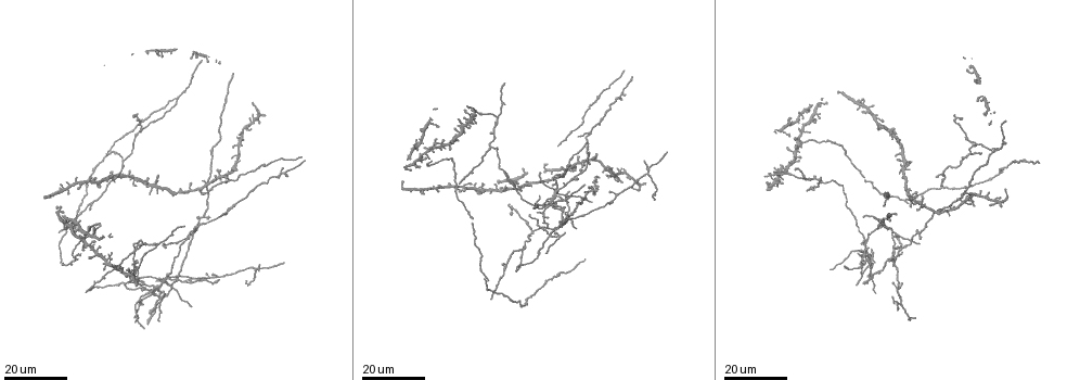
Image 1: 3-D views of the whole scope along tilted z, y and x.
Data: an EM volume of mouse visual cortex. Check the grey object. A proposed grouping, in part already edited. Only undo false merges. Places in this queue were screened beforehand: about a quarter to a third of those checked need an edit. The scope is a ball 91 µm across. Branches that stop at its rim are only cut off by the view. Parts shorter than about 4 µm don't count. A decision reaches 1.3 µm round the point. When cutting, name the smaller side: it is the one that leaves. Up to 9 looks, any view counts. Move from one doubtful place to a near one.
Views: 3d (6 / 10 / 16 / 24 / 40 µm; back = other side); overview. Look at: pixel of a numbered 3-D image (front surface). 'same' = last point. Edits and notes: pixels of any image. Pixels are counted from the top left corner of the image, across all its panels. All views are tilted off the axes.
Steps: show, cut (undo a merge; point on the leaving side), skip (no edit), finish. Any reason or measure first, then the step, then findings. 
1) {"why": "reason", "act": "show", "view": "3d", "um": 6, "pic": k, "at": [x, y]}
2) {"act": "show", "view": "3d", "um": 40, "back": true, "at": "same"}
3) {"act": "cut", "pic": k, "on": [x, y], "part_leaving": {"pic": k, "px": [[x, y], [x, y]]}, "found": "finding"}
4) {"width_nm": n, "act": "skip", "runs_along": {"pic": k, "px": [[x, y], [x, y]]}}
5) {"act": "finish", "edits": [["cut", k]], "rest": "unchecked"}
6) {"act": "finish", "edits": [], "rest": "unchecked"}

{"act": "show", "view": "3d", "um": 24, "pic": 1, "at": [496, 118]}

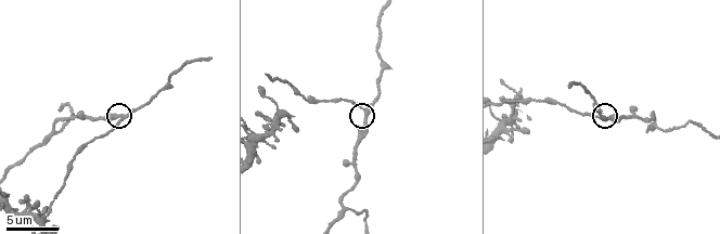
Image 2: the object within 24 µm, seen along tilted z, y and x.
{"act": "show", "view": "3d", "um": 6, "pic": 2, "at": [369, 109]}

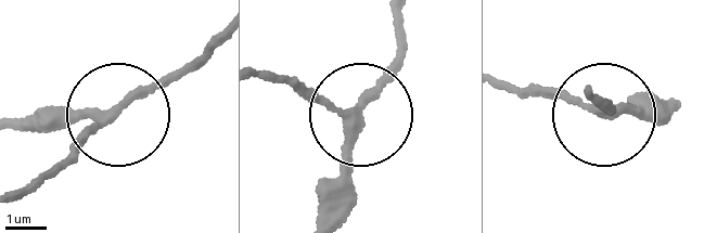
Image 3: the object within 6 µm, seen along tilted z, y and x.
{"act": "show", "view": "3d", "um": 6, "back": true, "pic": 3, "at": [354, 114]}

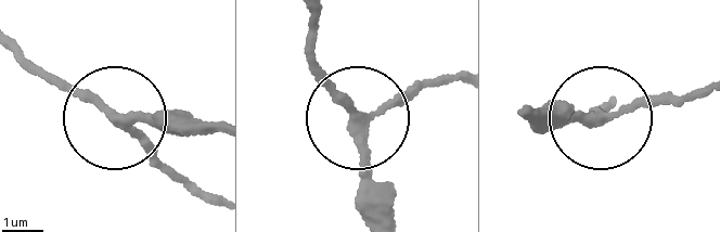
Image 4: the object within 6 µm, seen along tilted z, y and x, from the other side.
{"arms": 3, "act": "skip", "runs_along": {"pic": 4, "px": [[207, 197], [161, 172], [79, 92], [20, 62]]}, "found": "one cell here"}

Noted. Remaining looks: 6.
{"why": "calibre changes", "act": "show", "view": "3d", "um": 10, "pic": 2, "at": [690, 120]}

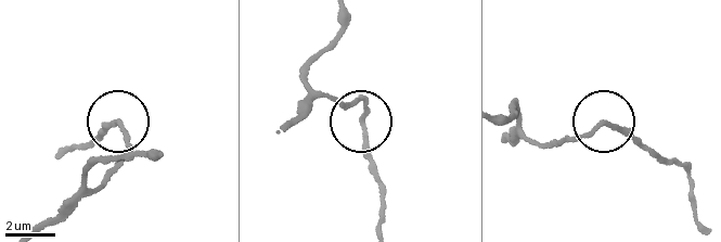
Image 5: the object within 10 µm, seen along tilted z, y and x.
{"act": "skip", "runs_along": {"pic": 5, "px": [[161, 152], [97, 188], [127, 144], [94, 143]]}, "found": "continuous, no second cell"}

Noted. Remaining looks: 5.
{"act": "show", "view": "3d", "um": 16, "pic": 1, "at": [901, 302]}

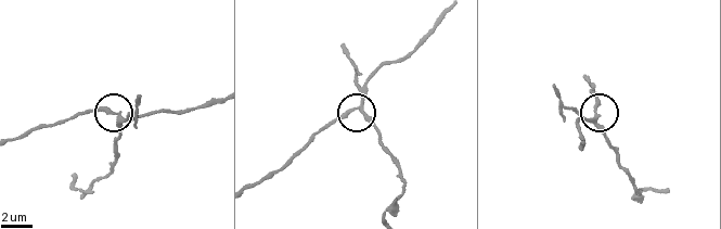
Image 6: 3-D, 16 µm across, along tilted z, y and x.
{"act": "show", "view": "3d", "um": 10, "pic": 6, "at": [123, 118]}

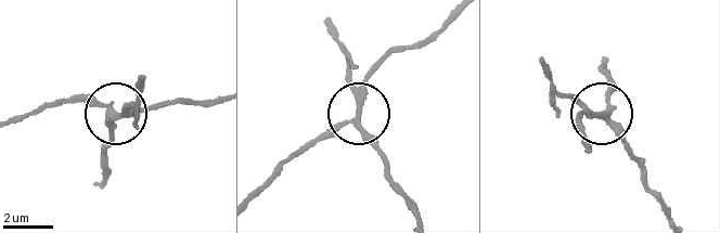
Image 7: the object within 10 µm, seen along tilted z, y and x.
{"side_arm_um": 11, "act": "cut", "pic": 7, "on": [371, 139], "part_leaving": {"pic": 7, "px": [[360, 109], [418, 217]]}, "found": "two cells meet here"}

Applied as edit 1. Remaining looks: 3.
{"why": "branch point", "act": "show", "view": "3d", "um": 16, "pic": 1, "at": [122, 163]}

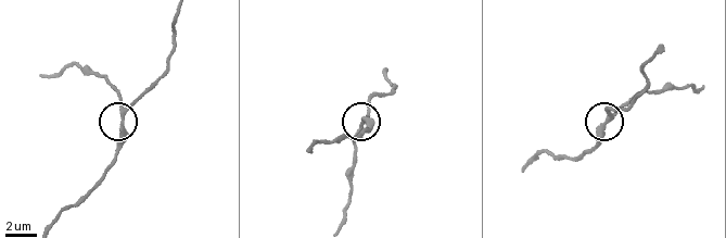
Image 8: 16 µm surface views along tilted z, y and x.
{"why": "closer look", "act": "show", "view": "3d", "um": 6, "pic": 8, "at": [609, 118]}

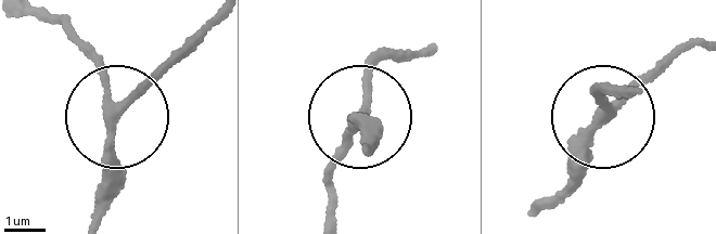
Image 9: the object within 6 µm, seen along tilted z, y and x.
{"width_nm": 210, "act": "skip", "runs_along": {"pic": 9, "px": [[92, 217], [110, 111], [68, 27]]}, "found": "one cell here"}

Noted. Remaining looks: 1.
{"act": "finish", "edits": [["cut", 7]], "rest": "unchecked"}

